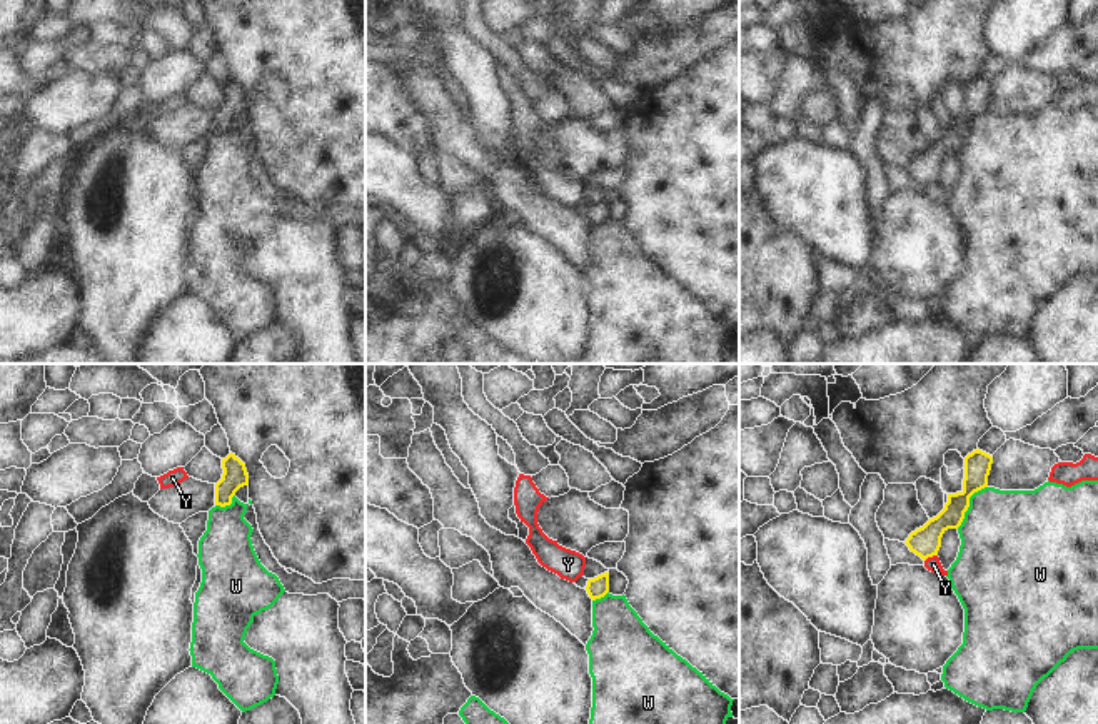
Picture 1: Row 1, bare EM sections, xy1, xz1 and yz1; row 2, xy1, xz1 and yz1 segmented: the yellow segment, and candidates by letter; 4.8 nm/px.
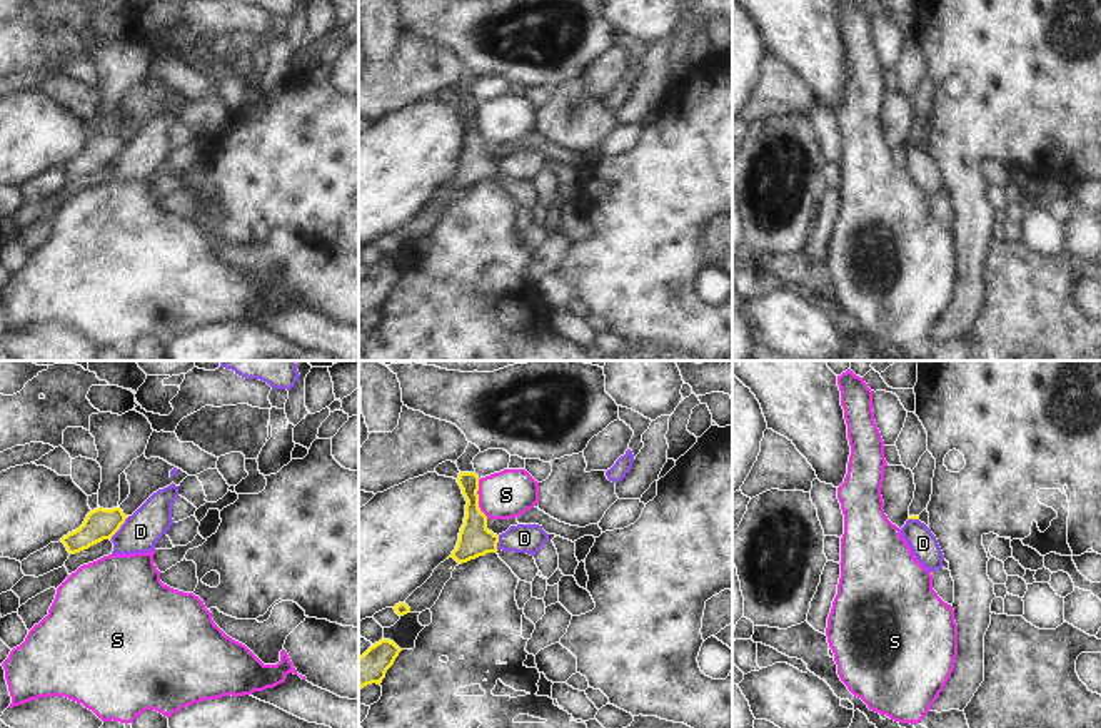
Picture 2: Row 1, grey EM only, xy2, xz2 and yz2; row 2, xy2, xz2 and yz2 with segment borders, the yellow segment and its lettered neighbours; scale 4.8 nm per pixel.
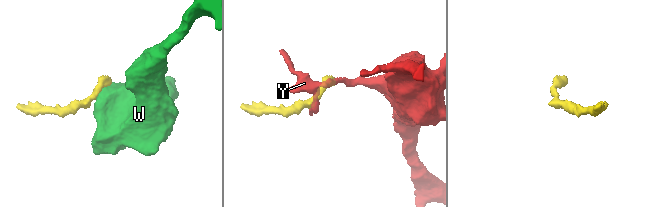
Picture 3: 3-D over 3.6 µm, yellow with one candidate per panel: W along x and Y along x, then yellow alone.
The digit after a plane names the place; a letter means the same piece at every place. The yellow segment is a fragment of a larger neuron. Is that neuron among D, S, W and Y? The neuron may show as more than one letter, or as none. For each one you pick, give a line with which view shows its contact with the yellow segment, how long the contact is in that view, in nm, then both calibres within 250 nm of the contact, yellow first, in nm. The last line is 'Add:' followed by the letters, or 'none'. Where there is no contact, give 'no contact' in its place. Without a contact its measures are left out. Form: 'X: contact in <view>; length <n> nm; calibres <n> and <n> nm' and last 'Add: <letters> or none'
Add: none

